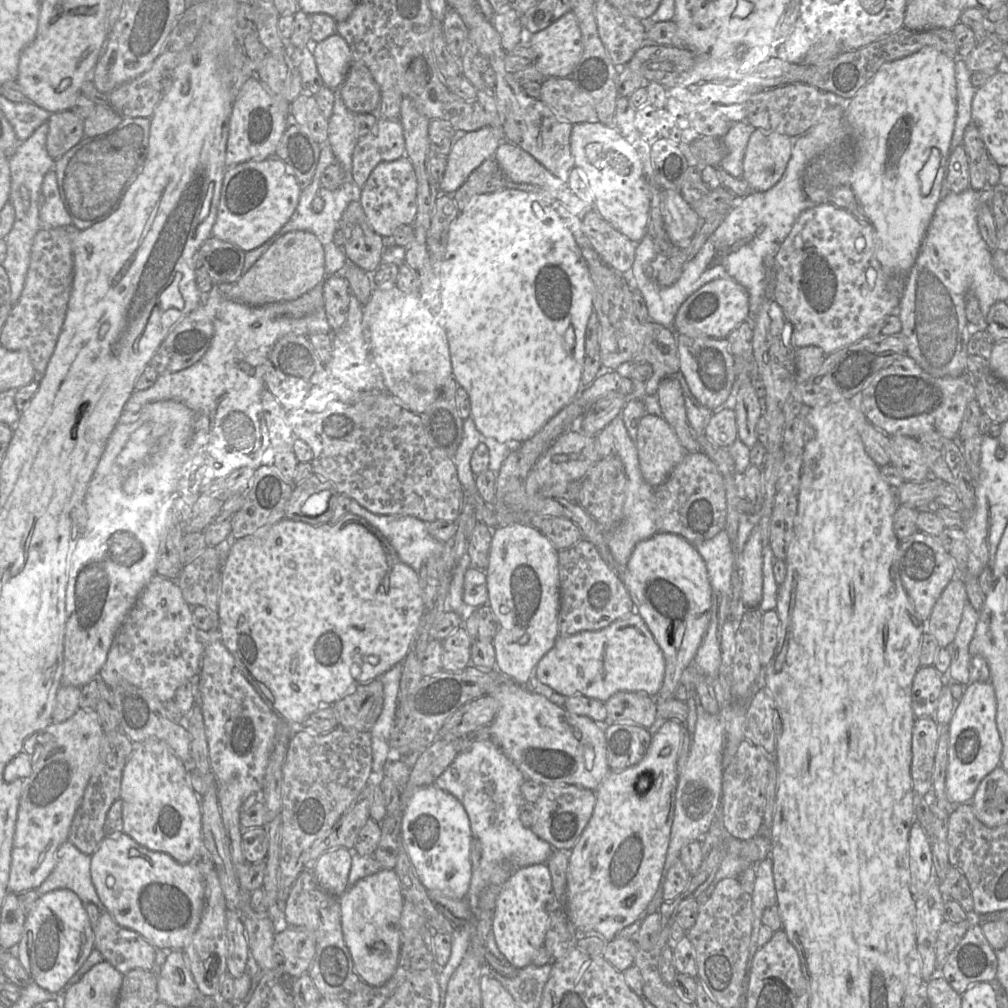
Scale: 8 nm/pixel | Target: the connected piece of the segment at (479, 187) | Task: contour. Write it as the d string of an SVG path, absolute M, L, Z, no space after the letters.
M491 159L486 161L452 198L462 212L474 197L504 191L508 182L511 181L505 177L496 160Z

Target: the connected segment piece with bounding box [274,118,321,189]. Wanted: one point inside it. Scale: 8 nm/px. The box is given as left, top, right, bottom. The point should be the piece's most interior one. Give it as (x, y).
(297, 149)

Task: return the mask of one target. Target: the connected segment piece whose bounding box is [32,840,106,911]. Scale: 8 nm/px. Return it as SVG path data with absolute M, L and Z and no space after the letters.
M70 841L57 850L56 864L51 874L36 890L39 897L57 890L69 889L84 903L95 904L106 910L95 891L90 874L91 855L79 851Z

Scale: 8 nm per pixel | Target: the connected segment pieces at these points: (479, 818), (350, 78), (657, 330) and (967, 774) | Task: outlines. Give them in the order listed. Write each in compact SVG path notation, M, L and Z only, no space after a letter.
M490 738L475 742L468 750L461 752L435 781L434 785L452 794L464 806L469 817L473 837L480 841L482 855L477 867L472 869L471 883L466 900L475 915L482 891L490 884L503 885L519 868L547 863L553 848L540 839L531 828L523 826L520 820L520 808L528 803L521 793L525 778L521 771L504 755L499 746Z
M354 61L339 91L345 106L353 113L369 114L379 108L380 87L363 63Z
M579 247L585 259L590 277L594 284L593 307L600 324L599 355L601 365L607 368L616 369L620 364L629 361L646 361L653 369L651 377L644 383L646 394L656 394L659 383L675 375L680 368L677 349L676 332L673 328L653 322L640 322L634 312L634 304L627 281L621 273L606 265L597 253L588 251L586 247Z
M992 683L967 684L948 725L949 748L946 772L946 794L956 805L972 804L975 792L982 781L1001 765L1002 741L996 723L997 701Z

